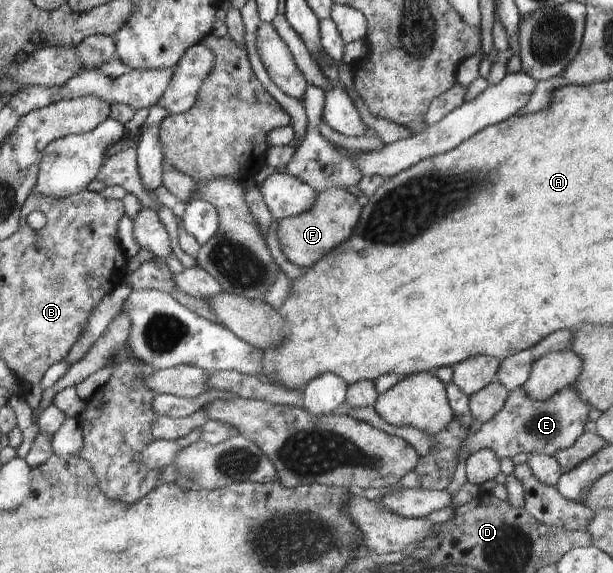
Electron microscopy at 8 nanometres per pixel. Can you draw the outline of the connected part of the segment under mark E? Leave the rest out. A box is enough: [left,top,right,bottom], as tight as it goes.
[458,384,592,459]

